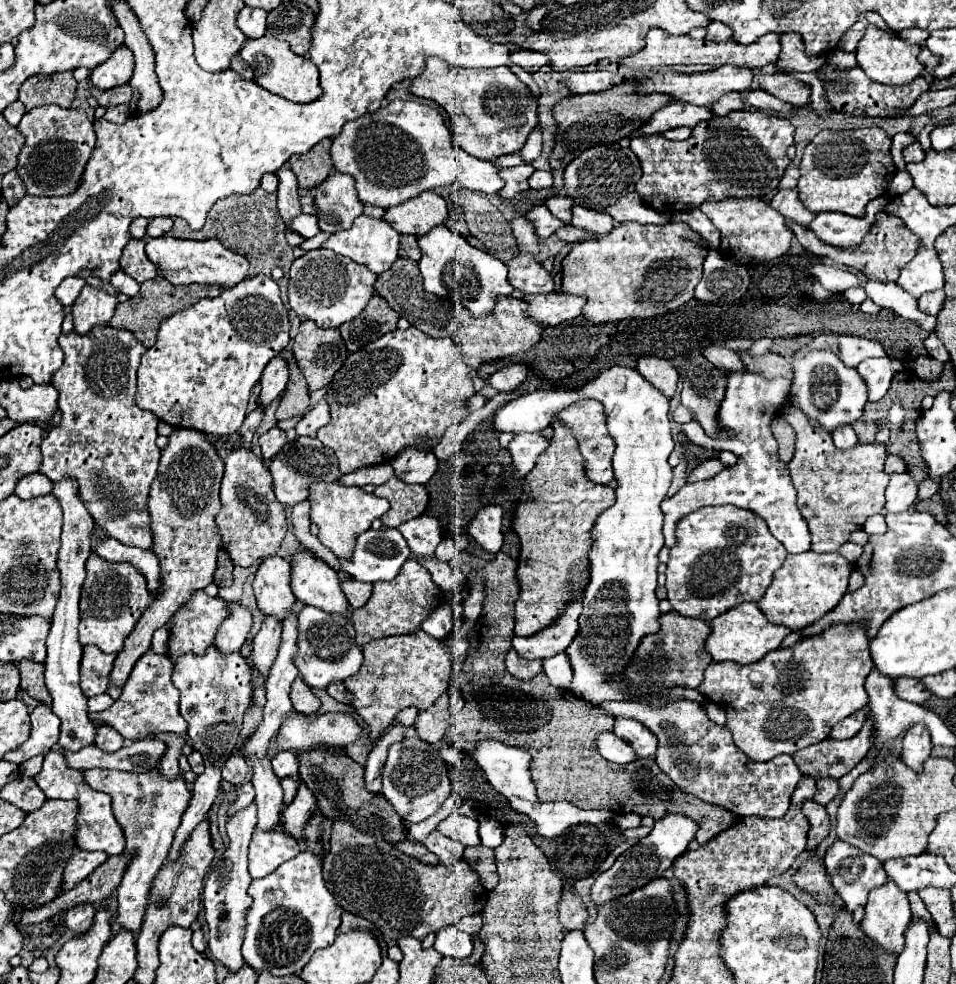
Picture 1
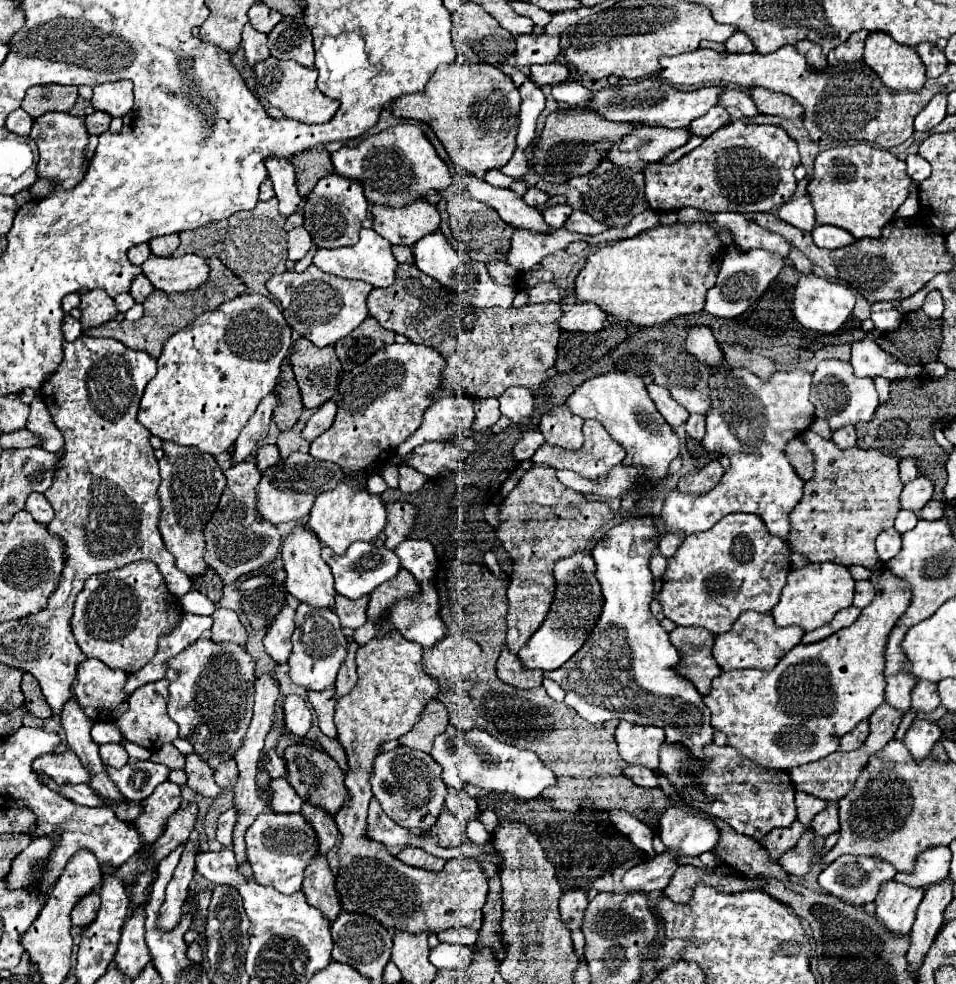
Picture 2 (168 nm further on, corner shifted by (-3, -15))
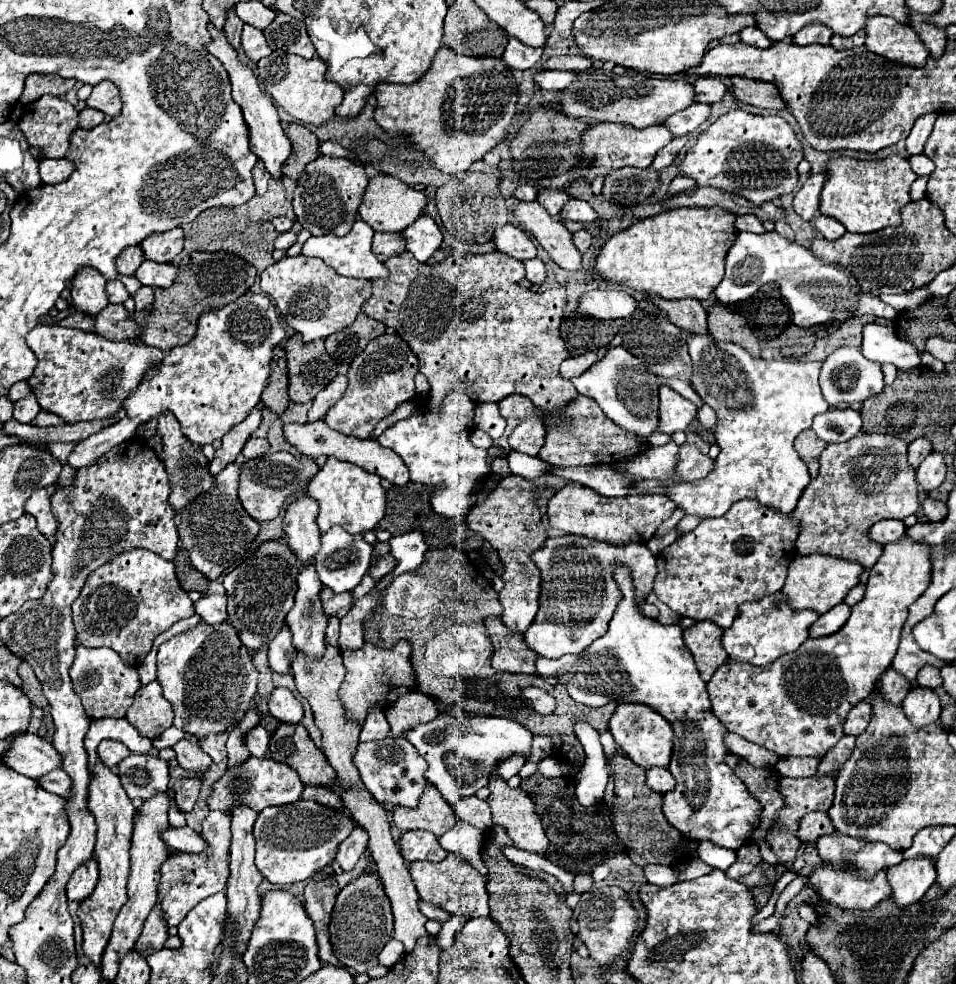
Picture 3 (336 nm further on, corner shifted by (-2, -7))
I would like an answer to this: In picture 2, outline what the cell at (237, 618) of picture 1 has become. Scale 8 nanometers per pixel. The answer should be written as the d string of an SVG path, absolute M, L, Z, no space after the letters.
M218 608L212 614L212 640L214 642L234 642L244 646L246 644L246 632L244 626L240 622L240 616L234 610L226 610L226 608Z

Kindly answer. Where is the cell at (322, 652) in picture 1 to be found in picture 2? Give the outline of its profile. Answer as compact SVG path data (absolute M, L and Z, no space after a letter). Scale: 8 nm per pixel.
M300 602L296 608L296 630L292 634L292 654L288 660L292 682L310 688L310 690L326 690L336 682L336 674L340 664L346 658L346 638L340 628L338 616L330 608L314 608L306 602Z

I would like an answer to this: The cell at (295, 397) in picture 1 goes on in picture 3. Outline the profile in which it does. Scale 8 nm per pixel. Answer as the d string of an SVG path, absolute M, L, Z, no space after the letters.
M277 346L273 352L271 360L271 376L269 384L263 390L261 402L265 408L269 408L275 414L283 414L289 406L289 394L287 394L289 378L287 378L287 362L285 362L285 352Z

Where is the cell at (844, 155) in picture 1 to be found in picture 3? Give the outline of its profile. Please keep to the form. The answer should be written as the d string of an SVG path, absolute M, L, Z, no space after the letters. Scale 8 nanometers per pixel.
M893 154L883 160L857 160L857 158L831 158L827 162L827 180L821 192L819 212L839 220L849 232L877 232L901 222L901 208L911 202L909 188L917 174L911 170L909 160Z

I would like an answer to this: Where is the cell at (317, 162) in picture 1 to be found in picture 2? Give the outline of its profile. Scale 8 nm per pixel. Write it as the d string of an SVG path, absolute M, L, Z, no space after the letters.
M316 146L316 148L308 148L302 150L298 154L294 154L292 164L296 168L296 186L298 186L298 194L304 198L322 176L328 176L334 172L334 166L330 162L330 152L326 150L326 146Z

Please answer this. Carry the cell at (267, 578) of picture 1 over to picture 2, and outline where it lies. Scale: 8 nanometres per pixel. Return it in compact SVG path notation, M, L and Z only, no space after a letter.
M282 608L280 616L276 618L276 622L268 628L268 632L264 636L266 654L276 664L288 662L288 656L290 656L290 650L292 650L292 642L290 642L292 632L294 632L294 610Z

